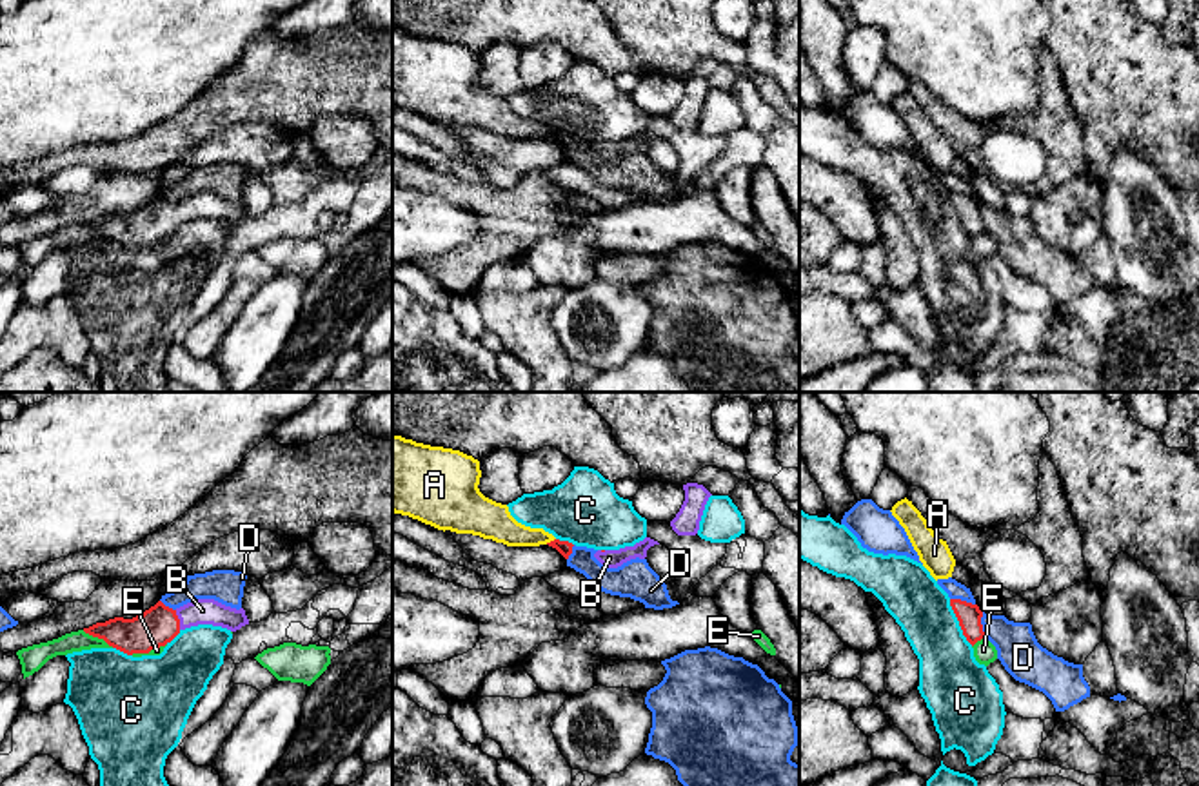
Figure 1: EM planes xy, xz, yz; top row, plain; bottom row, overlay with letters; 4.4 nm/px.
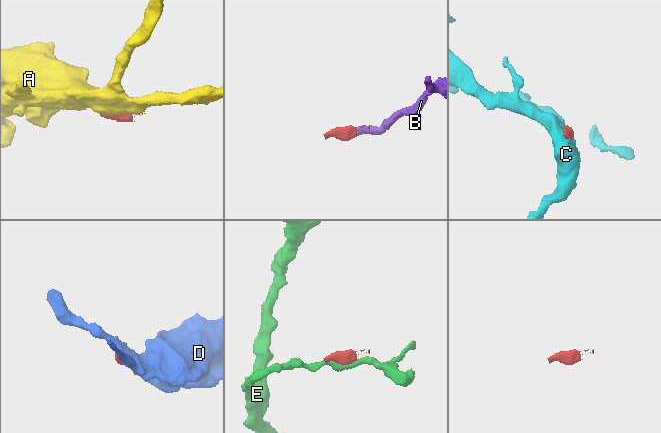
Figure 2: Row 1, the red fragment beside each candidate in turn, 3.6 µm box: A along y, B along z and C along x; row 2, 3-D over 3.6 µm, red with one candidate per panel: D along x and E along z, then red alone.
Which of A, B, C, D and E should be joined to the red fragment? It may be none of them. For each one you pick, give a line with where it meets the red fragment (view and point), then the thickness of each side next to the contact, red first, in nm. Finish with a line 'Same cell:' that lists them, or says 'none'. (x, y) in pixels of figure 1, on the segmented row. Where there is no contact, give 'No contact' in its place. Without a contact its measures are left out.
B: Touches red at xy (178, 619). Thickness 170 nm (red) against 110 nm
Same cell: B

